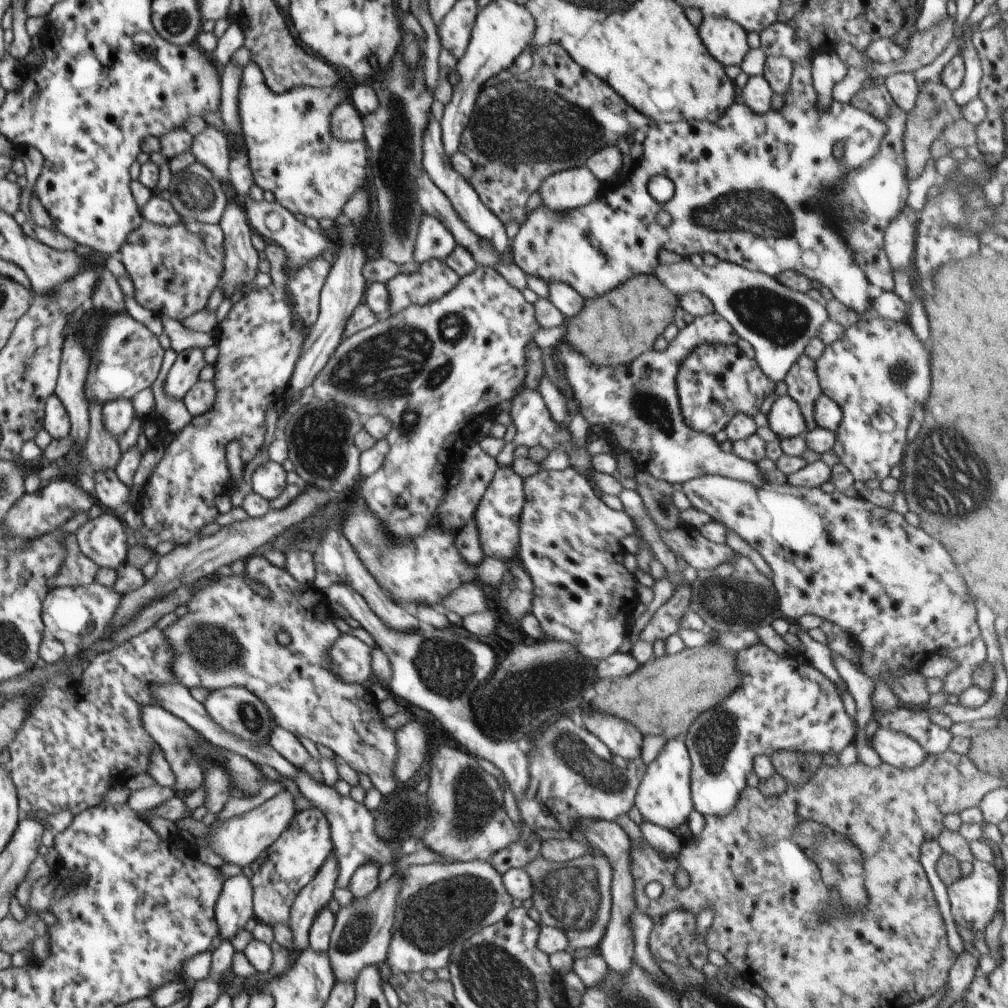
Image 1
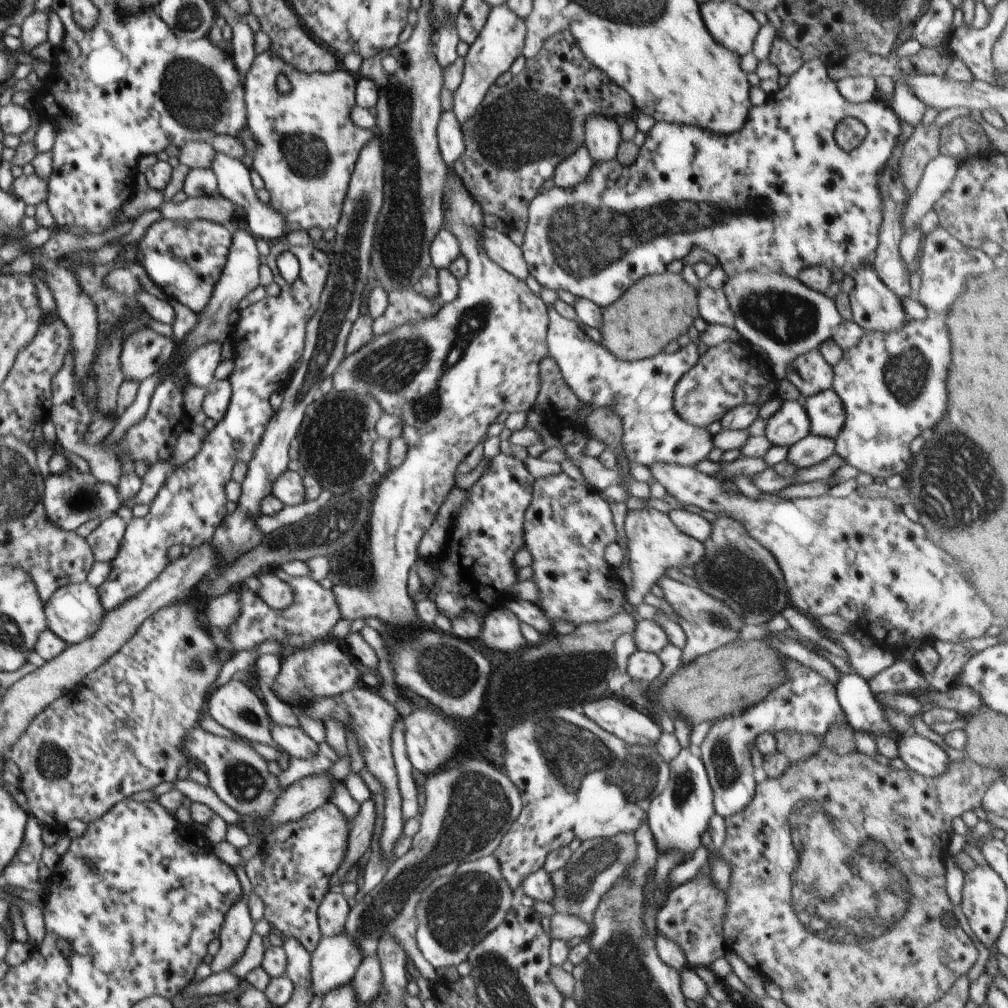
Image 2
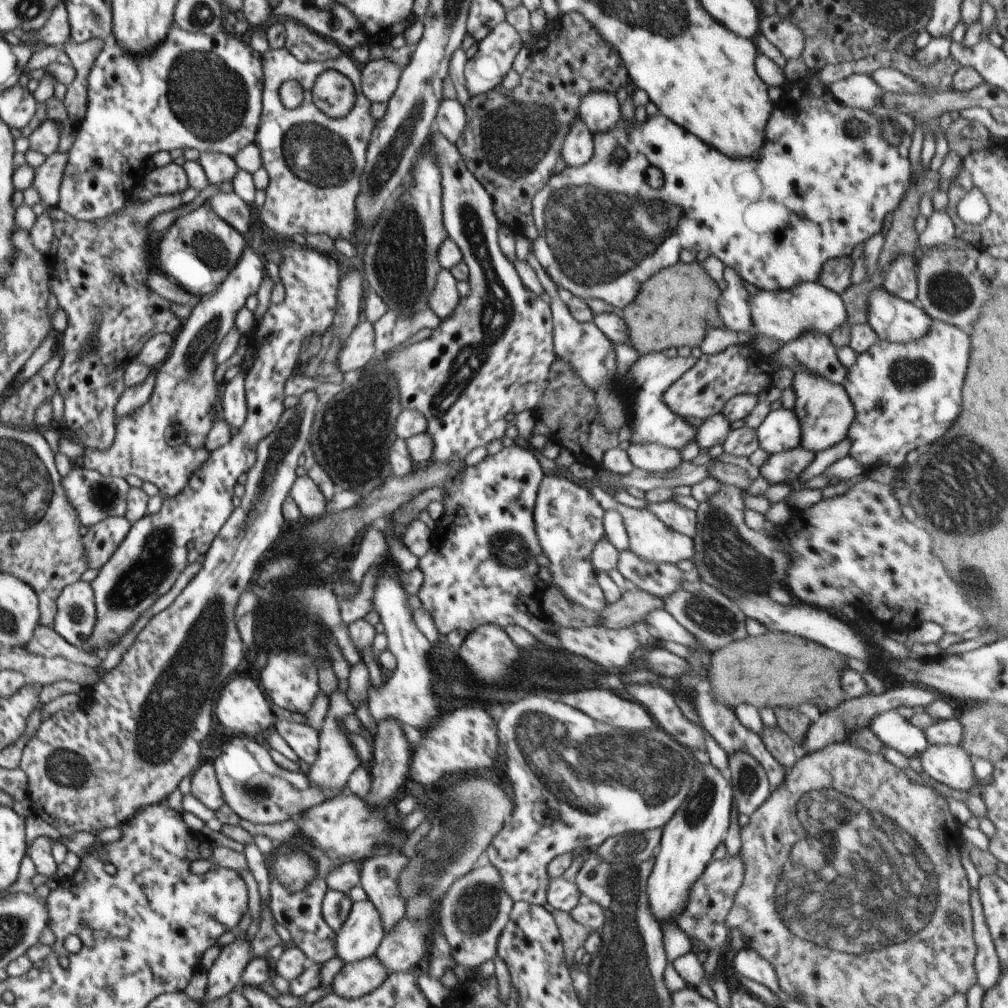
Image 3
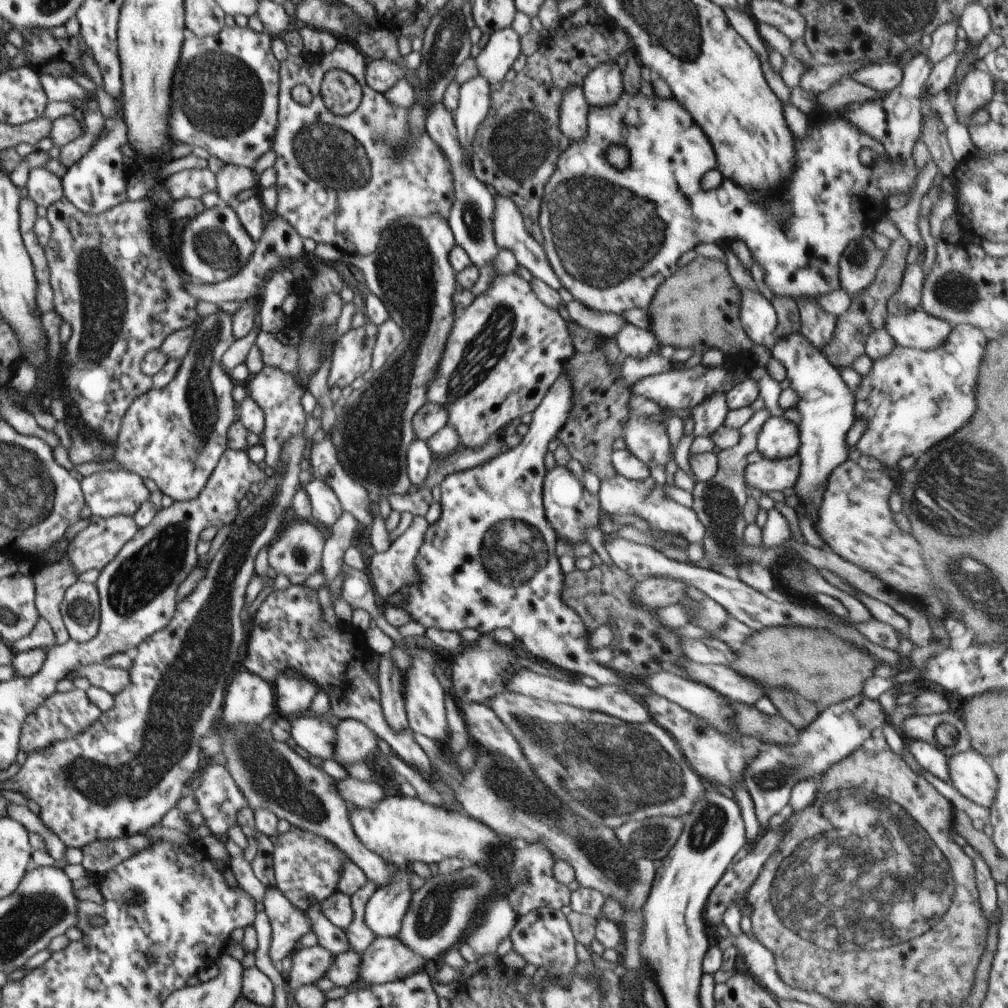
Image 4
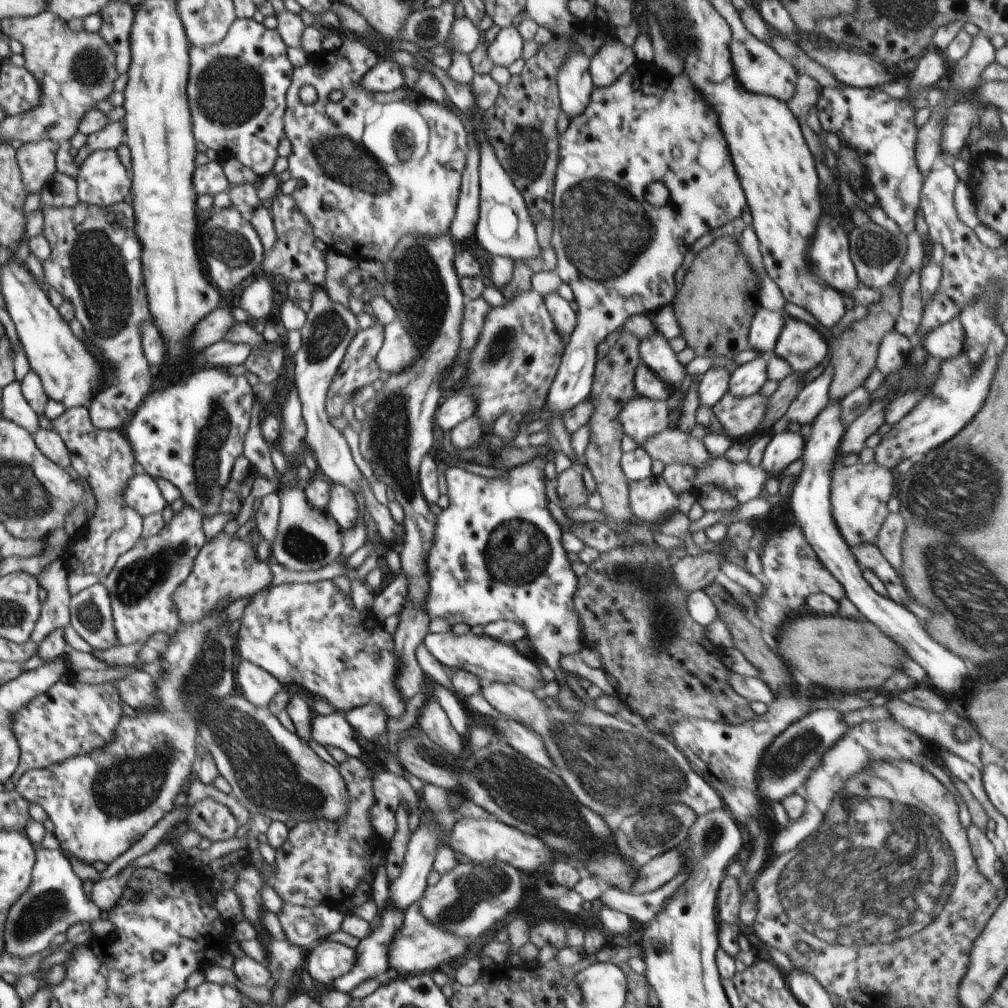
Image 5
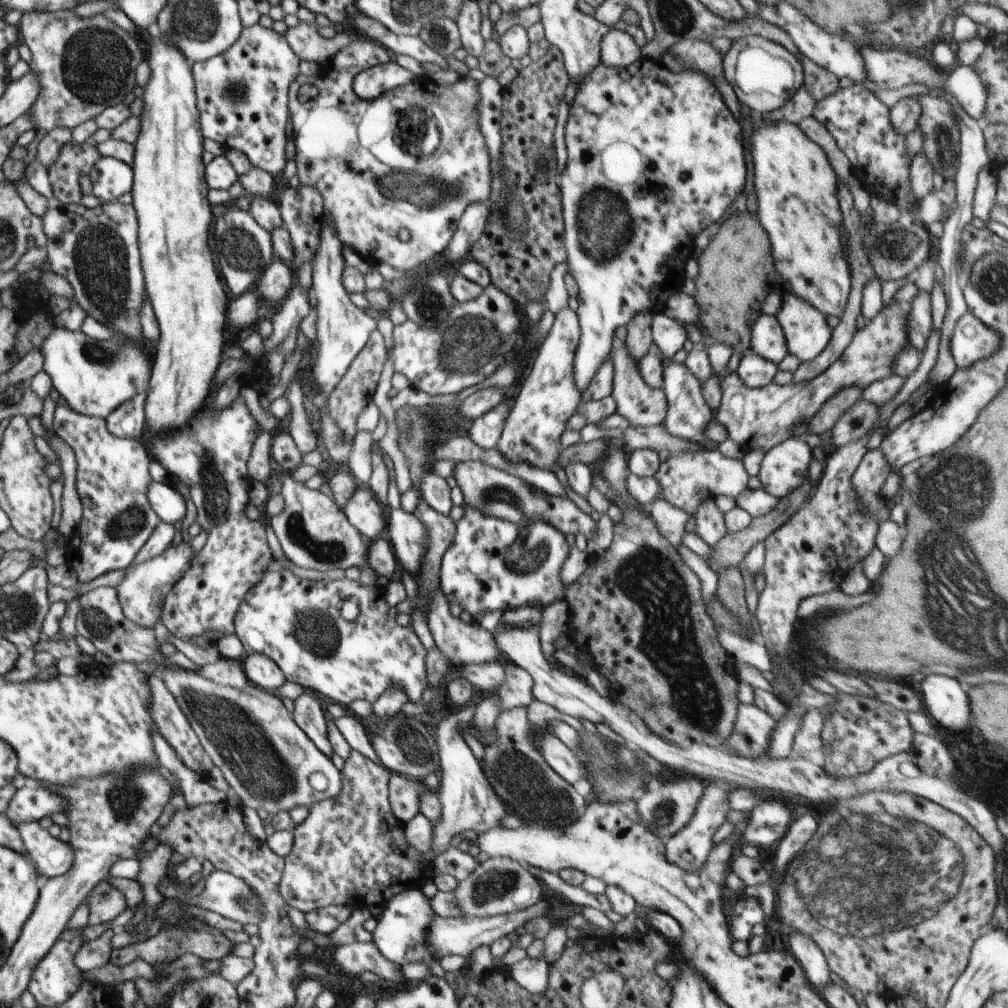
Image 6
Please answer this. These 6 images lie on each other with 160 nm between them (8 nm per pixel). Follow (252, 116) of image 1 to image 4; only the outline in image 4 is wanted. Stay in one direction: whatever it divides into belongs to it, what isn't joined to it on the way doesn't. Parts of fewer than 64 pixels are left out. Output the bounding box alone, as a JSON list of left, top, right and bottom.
[272,41,454,256]

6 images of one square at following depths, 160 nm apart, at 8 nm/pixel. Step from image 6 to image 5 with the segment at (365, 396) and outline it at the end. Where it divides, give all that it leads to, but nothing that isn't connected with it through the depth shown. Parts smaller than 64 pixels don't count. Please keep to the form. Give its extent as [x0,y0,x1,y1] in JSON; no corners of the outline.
[326,323,383,418]

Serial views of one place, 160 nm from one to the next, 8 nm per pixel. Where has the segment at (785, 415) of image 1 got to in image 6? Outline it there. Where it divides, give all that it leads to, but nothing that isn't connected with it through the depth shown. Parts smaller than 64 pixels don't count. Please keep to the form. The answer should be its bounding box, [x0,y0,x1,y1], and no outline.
[758,437,811,499]

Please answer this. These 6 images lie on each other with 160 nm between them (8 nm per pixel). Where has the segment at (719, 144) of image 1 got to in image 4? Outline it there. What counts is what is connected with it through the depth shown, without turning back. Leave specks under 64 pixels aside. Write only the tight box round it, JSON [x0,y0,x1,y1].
[539,91,953,350]

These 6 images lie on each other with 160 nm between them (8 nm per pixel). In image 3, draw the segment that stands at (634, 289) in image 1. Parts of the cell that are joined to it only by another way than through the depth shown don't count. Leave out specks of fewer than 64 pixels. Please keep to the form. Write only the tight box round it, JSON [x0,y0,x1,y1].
[620,262,725,355]

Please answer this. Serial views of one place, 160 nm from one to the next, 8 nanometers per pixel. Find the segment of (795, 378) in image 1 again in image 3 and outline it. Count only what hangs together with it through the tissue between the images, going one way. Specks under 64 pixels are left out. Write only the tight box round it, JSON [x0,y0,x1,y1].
[769,331,847,385]

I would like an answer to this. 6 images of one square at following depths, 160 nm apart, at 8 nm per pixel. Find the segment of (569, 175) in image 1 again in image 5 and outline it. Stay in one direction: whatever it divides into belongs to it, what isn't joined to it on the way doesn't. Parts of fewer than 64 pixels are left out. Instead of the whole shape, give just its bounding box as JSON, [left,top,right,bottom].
[557,49,593,121]

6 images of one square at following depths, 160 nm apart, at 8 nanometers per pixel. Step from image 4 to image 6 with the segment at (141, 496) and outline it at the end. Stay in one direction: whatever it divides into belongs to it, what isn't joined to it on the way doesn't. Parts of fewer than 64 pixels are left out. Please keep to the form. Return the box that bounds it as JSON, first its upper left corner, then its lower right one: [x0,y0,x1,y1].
[147,481,186,524]

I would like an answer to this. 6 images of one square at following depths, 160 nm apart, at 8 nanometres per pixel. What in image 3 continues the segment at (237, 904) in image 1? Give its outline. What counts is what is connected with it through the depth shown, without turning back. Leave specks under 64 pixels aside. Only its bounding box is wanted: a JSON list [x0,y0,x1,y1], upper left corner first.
[204,932,253,1002]

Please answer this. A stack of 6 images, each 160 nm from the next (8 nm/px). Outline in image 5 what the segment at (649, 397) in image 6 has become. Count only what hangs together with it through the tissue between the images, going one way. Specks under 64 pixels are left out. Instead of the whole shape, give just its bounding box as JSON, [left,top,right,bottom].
[619,395,671,446]

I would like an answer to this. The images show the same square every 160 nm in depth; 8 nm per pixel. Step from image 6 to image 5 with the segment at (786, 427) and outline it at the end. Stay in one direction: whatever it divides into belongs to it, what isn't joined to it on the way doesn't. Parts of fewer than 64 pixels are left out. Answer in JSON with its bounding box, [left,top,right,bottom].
[713,391,769,441]

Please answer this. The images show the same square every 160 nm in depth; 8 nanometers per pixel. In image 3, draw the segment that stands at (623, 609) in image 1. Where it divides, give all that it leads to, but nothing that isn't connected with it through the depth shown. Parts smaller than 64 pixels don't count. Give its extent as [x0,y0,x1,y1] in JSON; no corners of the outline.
[533,474,608,613]

